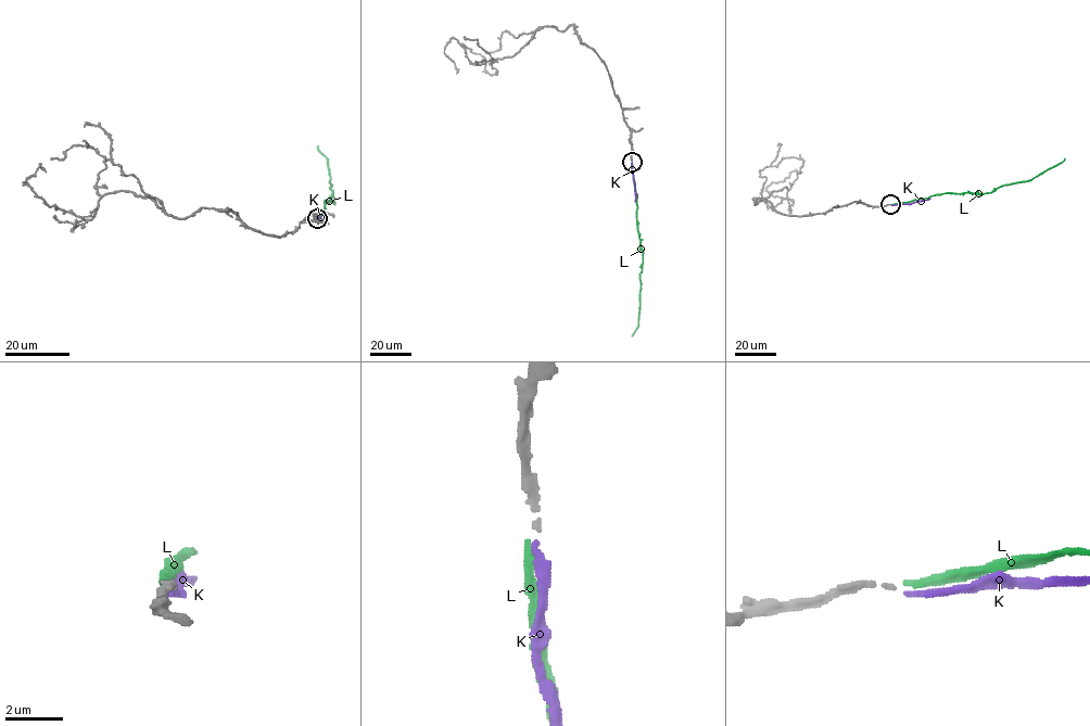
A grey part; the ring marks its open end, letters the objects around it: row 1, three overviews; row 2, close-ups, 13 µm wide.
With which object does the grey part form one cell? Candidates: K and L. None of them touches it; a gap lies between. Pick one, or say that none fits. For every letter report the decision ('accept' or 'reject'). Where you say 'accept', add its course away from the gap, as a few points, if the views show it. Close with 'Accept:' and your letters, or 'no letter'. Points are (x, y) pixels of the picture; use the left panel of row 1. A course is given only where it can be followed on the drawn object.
K: reject
L: accept; it runs (316, 218), (325, 208), (325, 200), (334, 202), (327, 158), (317, 145)
Accept: L

